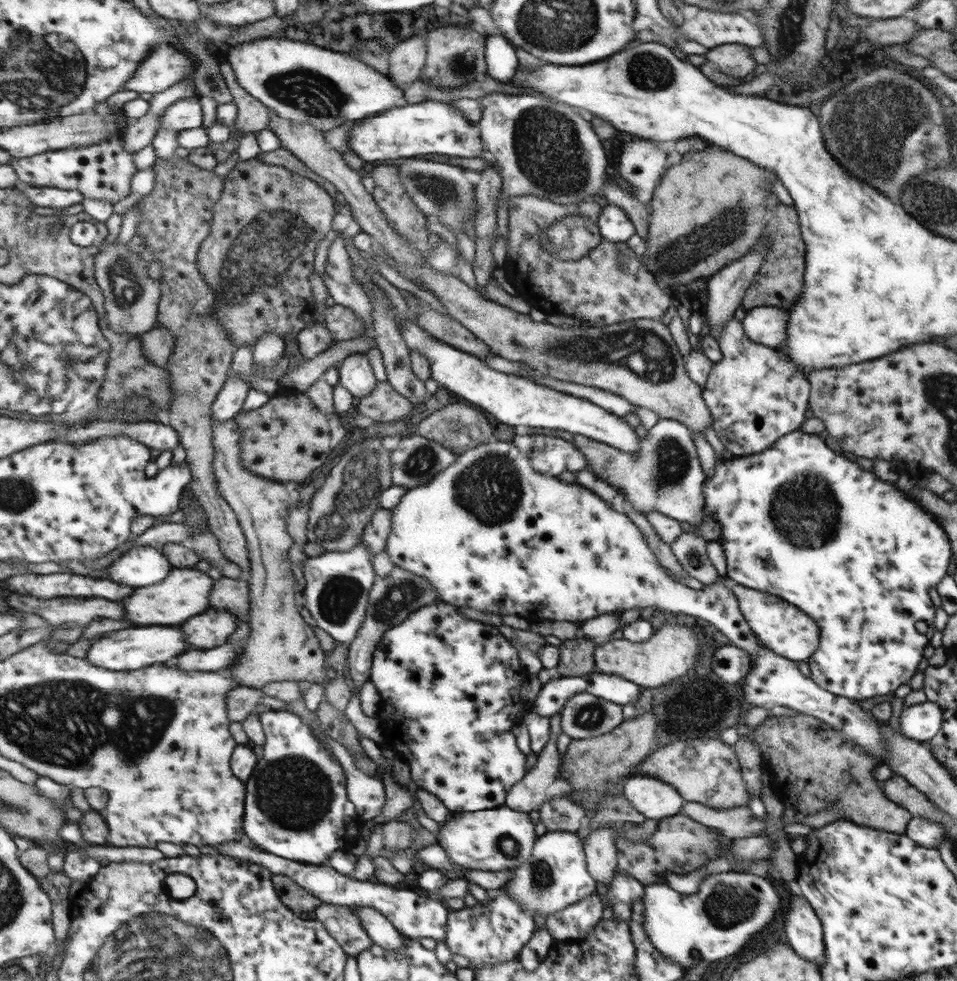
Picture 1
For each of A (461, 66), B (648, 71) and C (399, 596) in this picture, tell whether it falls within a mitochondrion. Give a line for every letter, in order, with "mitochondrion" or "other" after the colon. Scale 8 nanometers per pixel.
A: mitochondrion
B: mitochondrion
C: mitochondrion

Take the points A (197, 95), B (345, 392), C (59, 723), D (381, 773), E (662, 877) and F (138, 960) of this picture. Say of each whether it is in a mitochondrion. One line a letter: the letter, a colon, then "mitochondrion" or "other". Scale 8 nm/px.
A: other
B: other
C: mitochondrion
D: other
E: other
F: mitochondrion

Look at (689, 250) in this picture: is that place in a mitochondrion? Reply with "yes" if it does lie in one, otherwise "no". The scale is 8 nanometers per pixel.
yes

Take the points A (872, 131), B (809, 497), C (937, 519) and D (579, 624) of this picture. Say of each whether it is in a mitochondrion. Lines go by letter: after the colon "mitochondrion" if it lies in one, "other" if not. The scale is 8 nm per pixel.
A: mitochondrion
B: mitochondrion
C: other
D: other

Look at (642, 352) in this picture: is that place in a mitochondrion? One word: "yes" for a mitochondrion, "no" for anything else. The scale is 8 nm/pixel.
yes

